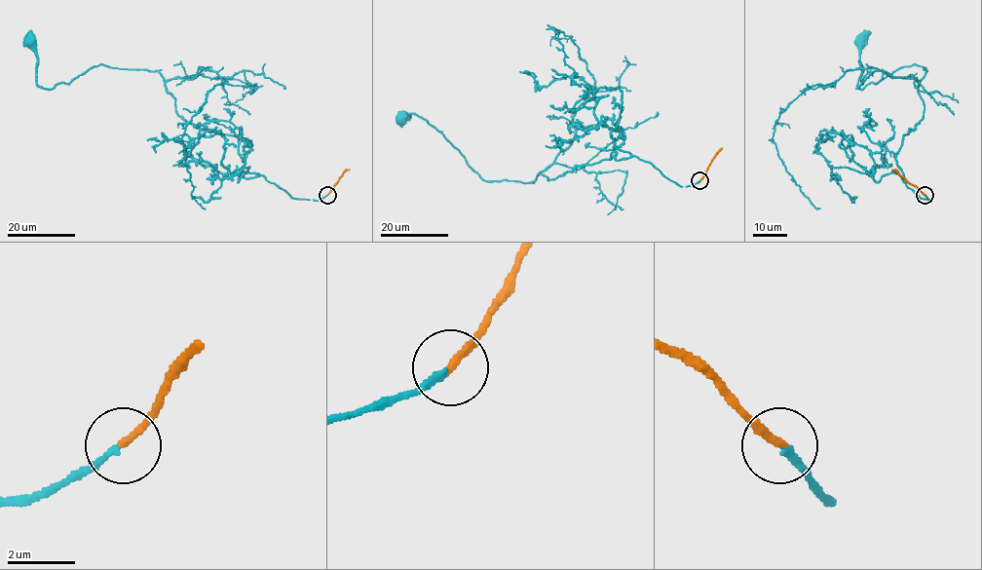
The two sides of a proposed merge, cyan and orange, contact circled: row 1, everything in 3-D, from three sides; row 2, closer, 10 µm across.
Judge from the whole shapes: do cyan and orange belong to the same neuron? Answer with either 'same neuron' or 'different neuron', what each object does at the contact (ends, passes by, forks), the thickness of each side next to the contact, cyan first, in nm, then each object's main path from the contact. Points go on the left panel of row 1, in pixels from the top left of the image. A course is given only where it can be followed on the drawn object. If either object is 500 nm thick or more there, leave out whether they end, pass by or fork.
same neuron; cyan ends; orange ends; calibres 200 and 220 nm; course cyan (326, 195), (292, 198), (245, 178), (239, 139), (184, 120), (157, 71), (99, 64), (40, 87), (29, 41); course orange (327, 195), (339, 177), (350, 170)

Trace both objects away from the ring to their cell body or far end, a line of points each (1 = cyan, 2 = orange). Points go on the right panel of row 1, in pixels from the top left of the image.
1: (925, 195), (904, 182), (895, 155), (921, 120), (925, 68), (900, 67), (859, 89), (860, 41)
2: (925, 195), (891, 170)

